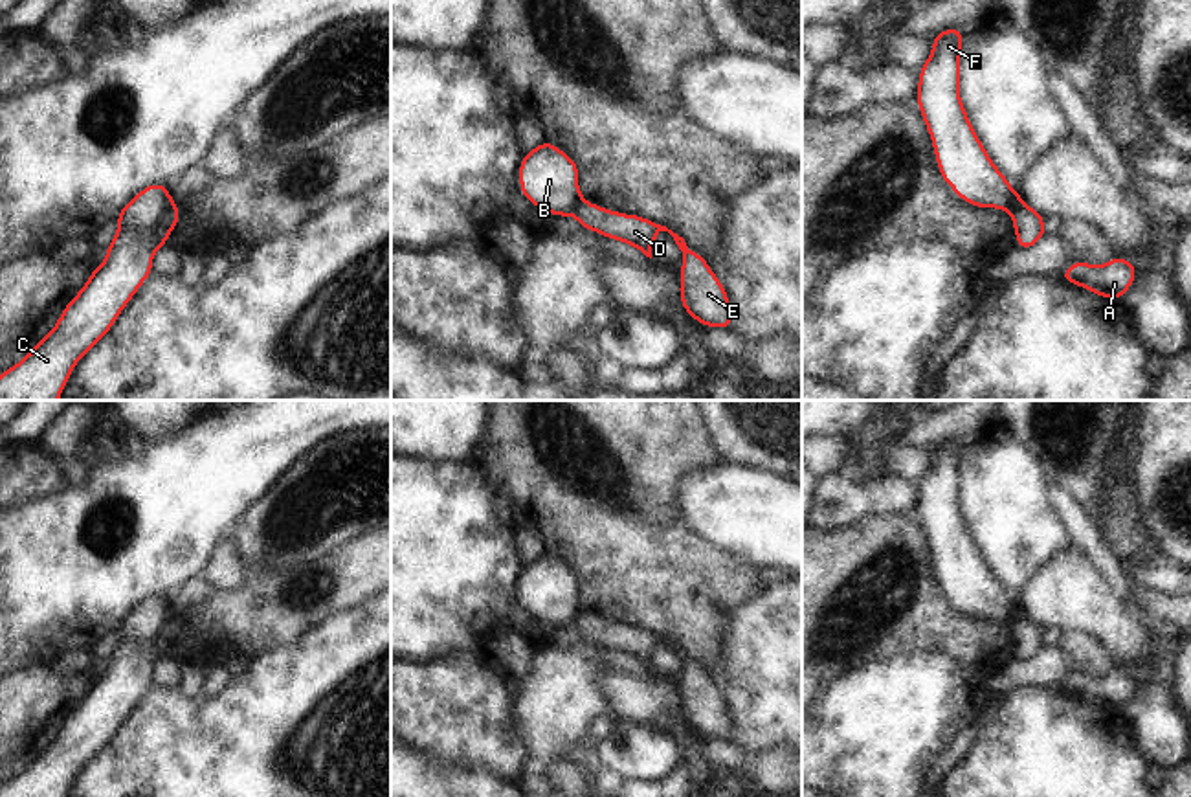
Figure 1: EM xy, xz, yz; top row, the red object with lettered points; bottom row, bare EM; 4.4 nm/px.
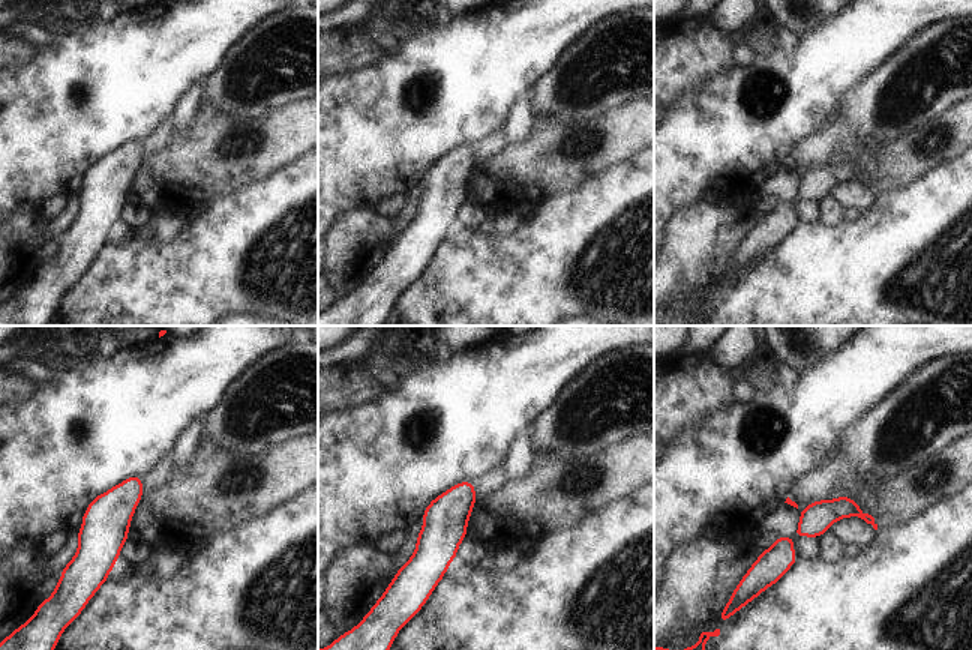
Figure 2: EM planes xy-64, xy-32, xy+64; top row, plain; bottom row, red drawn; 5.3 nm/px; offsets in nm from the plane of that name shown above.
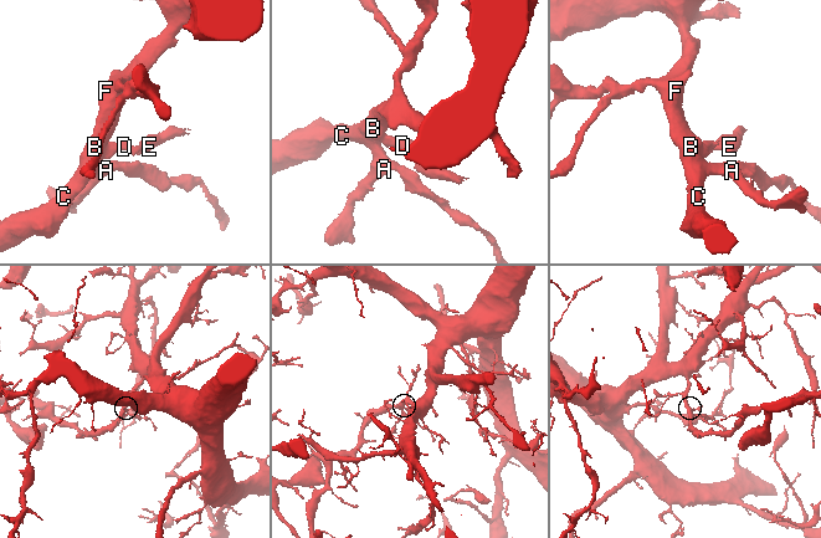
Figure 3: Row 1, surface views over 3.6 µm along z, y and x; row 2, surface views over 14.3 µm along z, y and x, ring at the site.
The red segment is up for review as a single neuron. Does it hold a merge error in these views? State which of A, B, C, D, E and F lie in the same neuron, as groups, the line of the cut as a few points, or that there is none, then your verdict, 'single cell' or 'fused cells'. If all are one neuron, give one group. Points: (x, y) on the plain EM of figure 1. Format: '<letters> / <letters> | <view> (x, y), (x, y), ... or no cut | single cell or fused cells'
A B C F / D E | xy (173, 614), (158, 636), (158, 658) | fused cells

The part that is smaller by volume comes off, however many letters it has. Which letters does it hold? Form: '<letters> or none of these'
D, E

